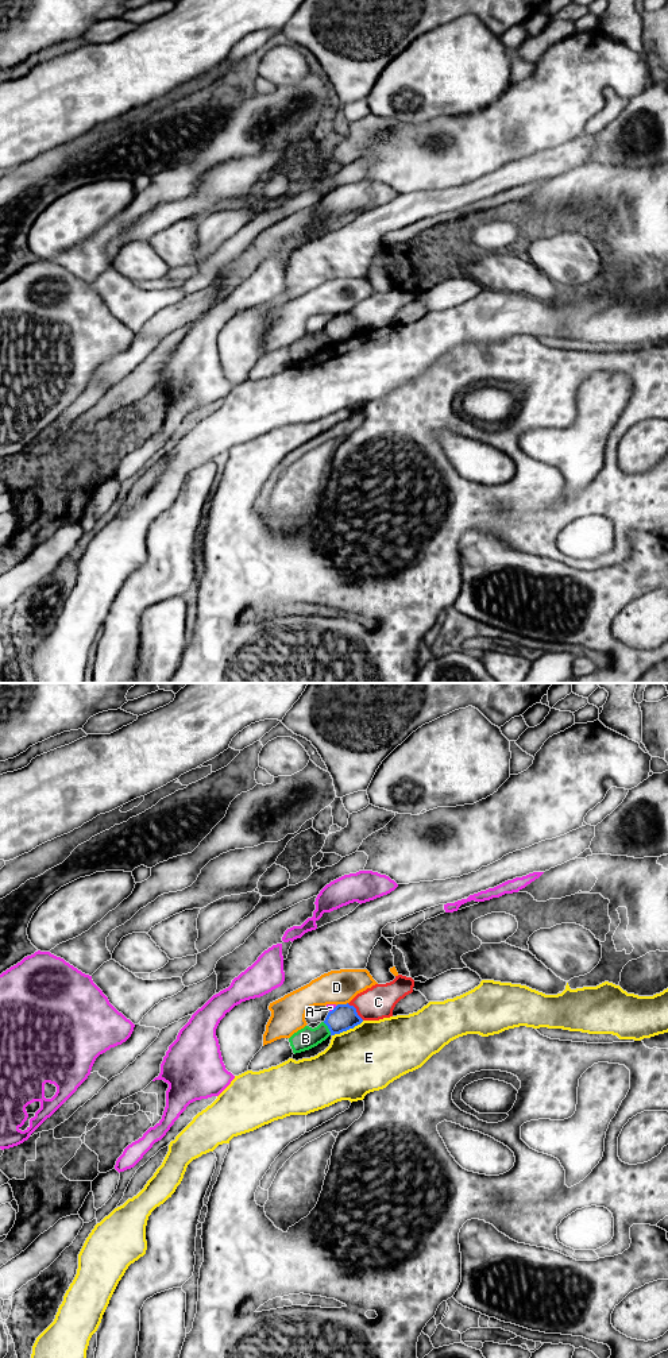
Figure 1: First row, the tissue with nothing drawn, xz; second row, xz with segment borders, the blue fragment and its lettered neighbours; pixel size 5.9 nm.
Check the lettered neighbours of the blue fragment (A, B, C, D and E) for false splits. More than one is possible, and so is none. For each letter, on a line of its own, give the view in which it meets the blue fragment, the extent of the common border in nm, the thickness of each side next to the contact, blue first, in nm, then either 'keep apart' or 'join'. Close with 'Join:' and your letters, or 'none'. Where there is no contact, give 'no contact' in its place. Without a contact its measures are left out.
A: contact in xz; length 60 nm; calibres 160 and 40 nm; keep apart
B: contact in xz; length 90 nm; calibres 160 and 130 nm; keep apart
C: contact in xz; length 140 nm; calibres 160 and 200 nm; keep apart
D: contact in xz; length 80 nm; calibres 160 and 200 nm; keep apart
E: contact in xz; length 220 nm; calibres 160 and 400 nm; keep apart
Join: none

